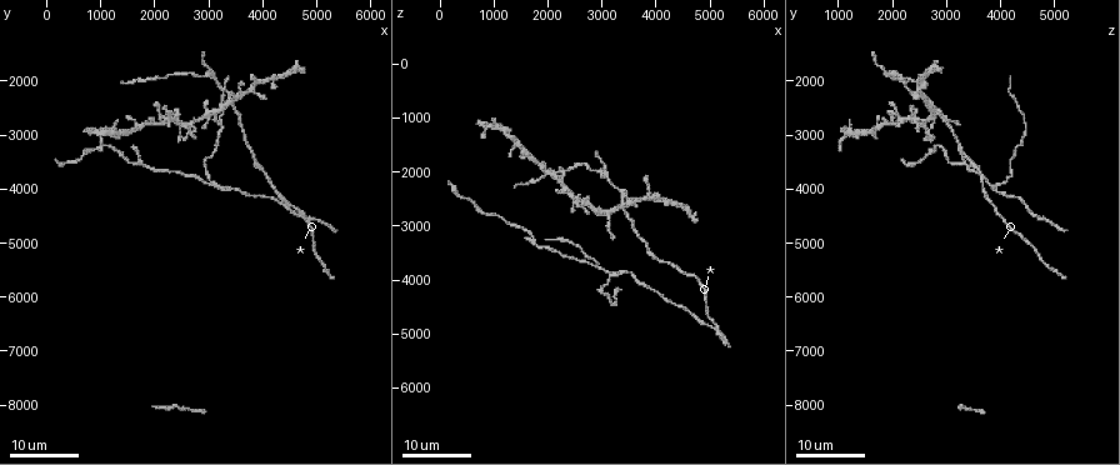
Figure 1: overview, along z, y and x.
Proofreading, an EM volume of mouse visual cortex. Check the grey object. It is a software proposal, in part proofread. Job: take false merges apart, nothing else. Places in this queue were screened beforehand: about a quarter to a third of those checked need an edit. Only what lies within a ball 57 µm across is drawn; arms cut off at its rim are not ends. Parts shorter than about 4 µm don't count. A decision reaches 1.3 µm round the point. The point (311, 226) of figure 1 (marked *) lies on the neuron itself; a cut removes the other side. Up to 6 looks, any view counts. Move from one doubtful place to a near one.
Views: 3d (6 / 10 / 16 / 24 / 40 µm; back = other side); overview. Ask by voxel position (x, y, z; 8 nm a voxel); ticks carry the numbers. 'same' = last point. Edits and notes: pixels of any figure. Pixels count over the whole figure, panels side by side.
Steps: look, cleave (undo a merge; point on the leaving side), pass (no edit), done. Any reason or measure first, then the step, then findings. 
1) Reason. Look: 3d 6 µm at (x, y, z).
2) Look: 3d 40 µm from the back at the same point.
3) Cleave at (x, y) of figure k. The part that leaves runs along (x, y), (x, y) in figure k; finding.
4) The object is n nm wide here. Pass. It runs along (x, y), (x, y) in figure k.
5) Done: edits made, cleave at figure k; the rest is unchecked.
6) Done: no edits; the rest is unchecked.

Four or more arms meet. Look: 3d 16 µm at (2700, 2750, 2550).

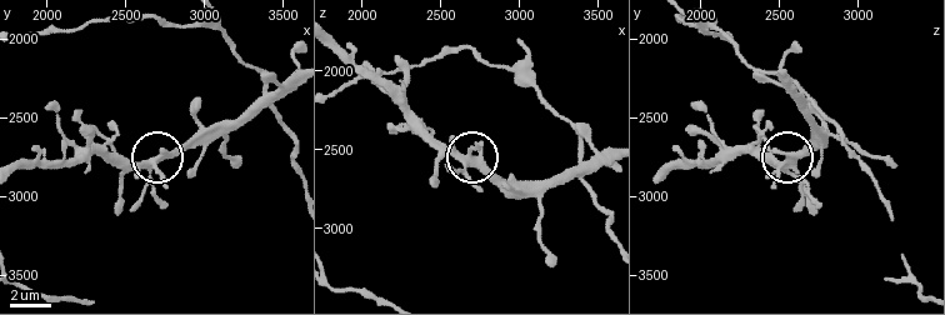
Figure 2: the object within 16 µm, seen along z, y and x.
Zoom in. Look: 3d 6 µm at (2680, 2780, 2600).

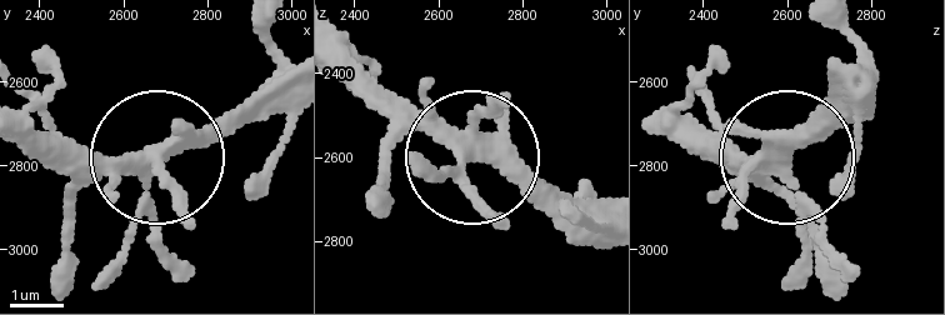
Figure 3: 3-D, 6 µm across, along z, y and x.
The object is 300 nm wide here. Pass. It runs along (834, 66), (794, 134), (794, 183), (843, 259) in figure 3; all the same neuron.

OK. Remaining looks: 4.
Three arms meet. Look: 3d 16 µm at (3400, 2200, 2350).

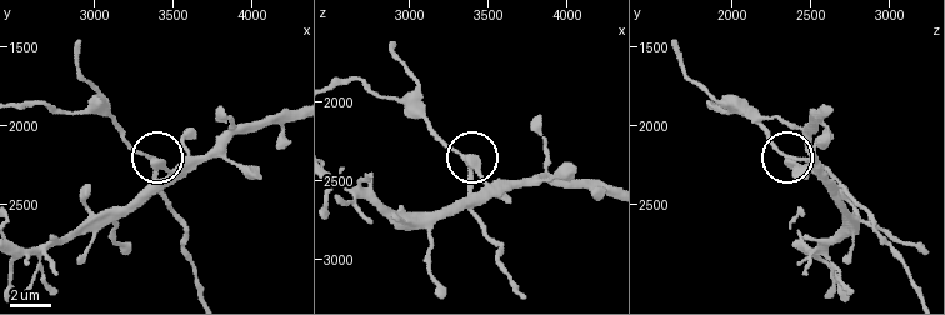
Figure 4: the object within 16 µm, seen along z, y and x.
Look: 3d 10 µm at (3360, 2220, 2360).

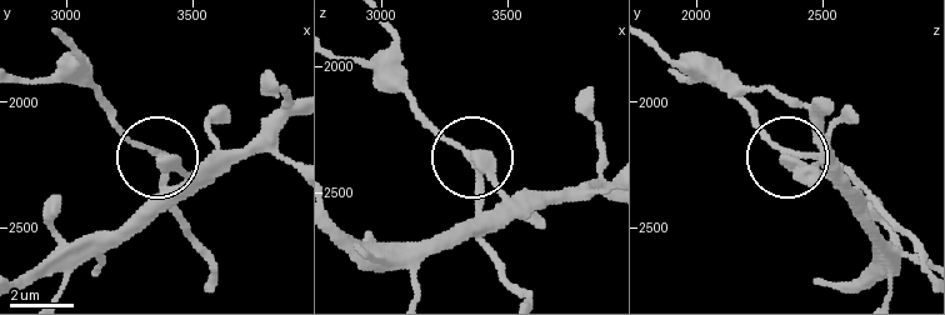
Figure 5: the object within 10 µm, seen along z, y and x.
The object is 250 nm wide here. Pass. It runs along (213, 274), (159, 160), (105, 115) in figure 5; all the same neuron.

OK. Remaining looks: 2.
Three-way junction. Look: 3d 16 µm at (1750, 3550, 3250).

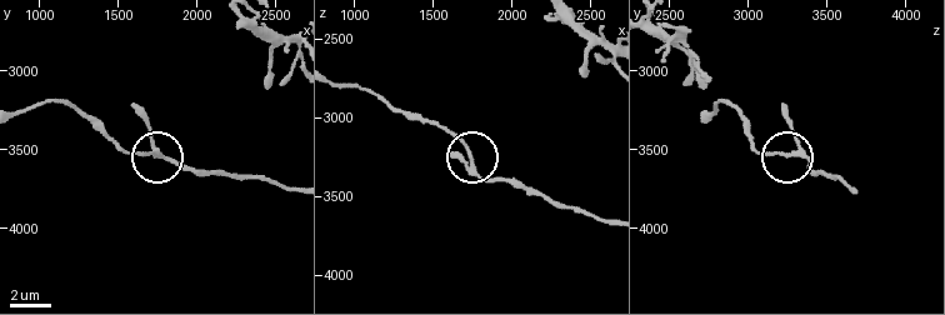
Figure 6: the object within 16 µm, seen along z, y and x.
Look: 3d 6 µm at (1740, 3520, 3220).

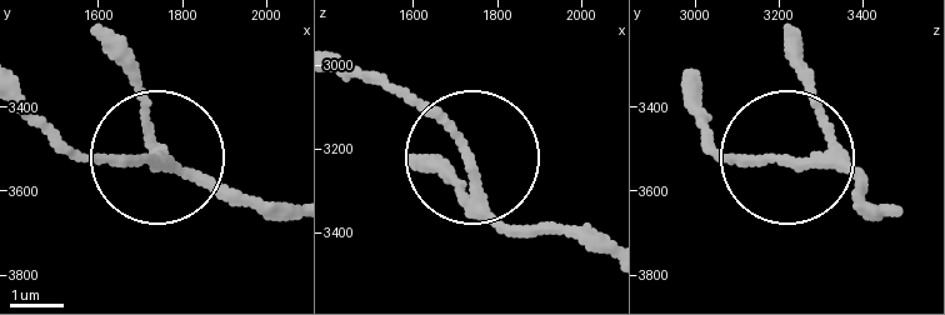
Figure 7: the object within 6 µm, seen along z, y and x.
The object is 160 nm wide here. Pass. It runs along (289, 221), (154, 159), (88, 154), (51, 133) in figure 7; continuous, no second neuron.

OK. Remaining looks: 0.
Done: no edits; the rest is unchecked.

